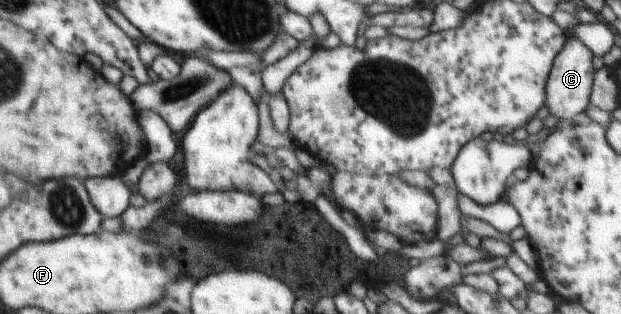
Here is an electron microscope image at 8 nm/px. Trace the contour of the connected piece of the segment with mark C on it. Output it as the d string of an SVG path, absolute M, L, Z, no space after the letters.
M569 33L562 50L554 59L549 79L546 83L545 104L549 114L556 116L565 124L572 122L572 118L584 112L591 97L593 80L595 77L594 54L582 41Z

